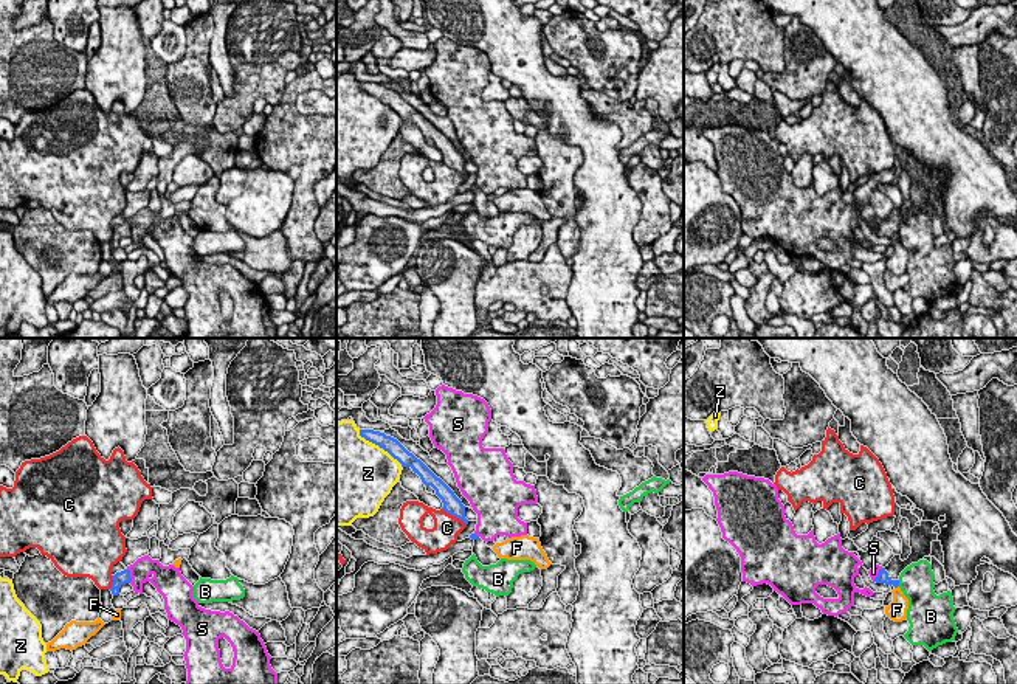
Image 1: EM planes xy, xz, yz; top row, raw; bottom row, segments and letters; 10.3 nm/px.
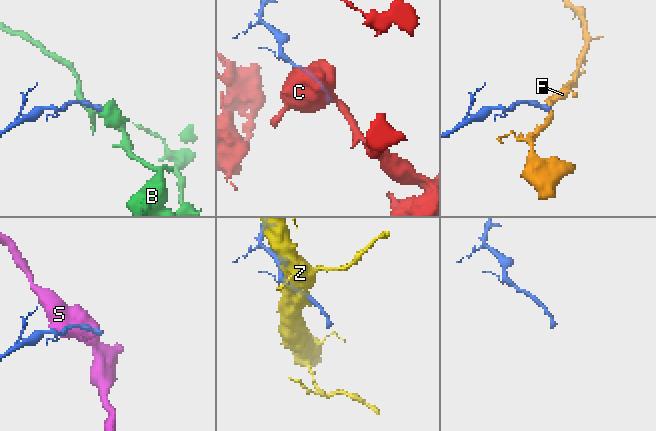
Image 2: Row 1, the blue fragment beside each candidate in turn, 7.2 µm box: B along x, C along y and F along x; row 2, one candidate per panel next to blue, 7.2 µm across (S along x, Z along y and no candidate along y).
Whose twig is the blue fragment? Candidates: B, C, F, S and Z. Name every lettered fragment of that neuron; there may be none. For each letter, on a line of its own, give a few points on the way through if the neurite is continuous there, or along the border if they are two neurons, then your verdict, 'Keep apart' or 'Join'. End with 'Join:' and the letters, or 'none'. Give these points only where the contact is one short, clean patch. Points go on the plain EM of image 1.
B: Boundary: yz (898, 233), (899, 238). Keep apart
C: Boundary: xz (442, 160), (465, 177). Keep apart
F: Boundary: yz (898, 238), (895, 241). Keep apart
S: Boundary: xy (127, 221), (131, 234). Keep apart
Z: Keep apart
Join: none

